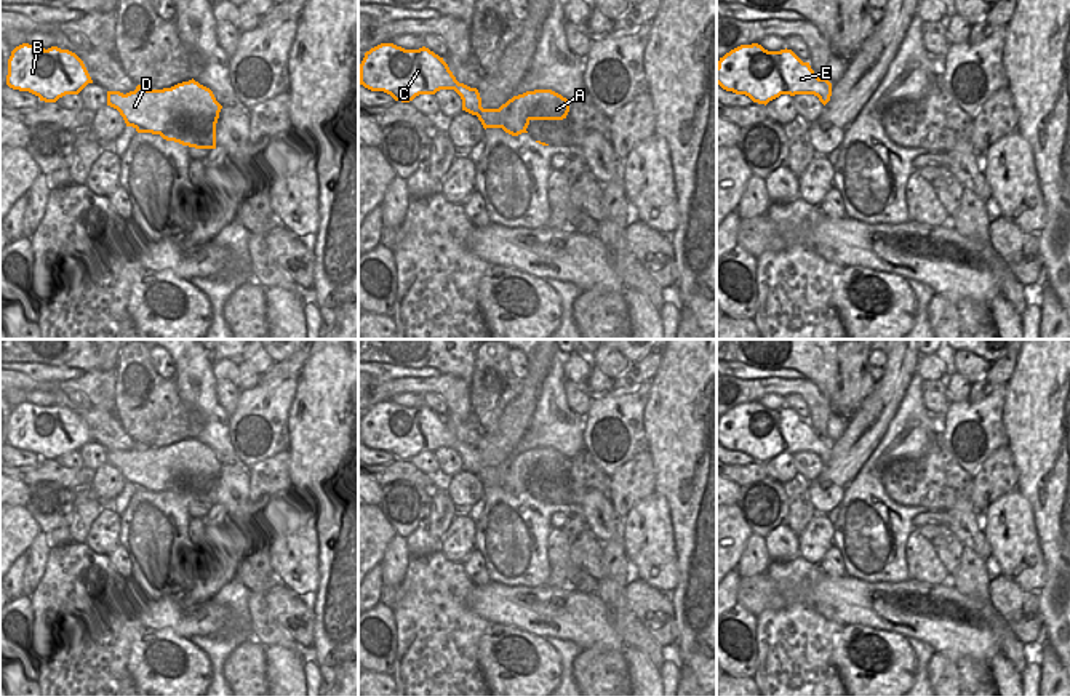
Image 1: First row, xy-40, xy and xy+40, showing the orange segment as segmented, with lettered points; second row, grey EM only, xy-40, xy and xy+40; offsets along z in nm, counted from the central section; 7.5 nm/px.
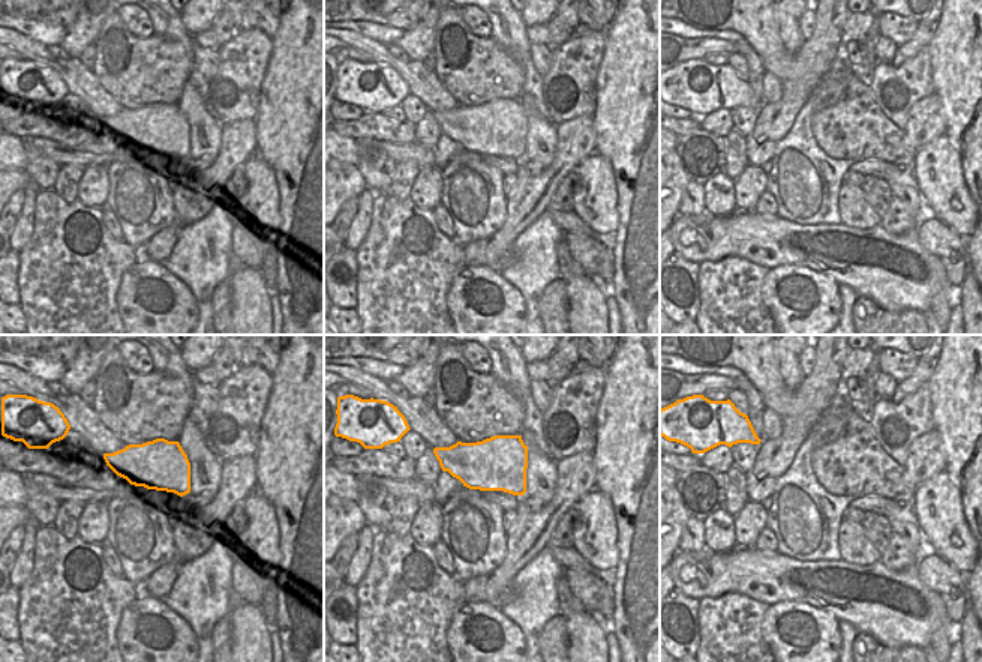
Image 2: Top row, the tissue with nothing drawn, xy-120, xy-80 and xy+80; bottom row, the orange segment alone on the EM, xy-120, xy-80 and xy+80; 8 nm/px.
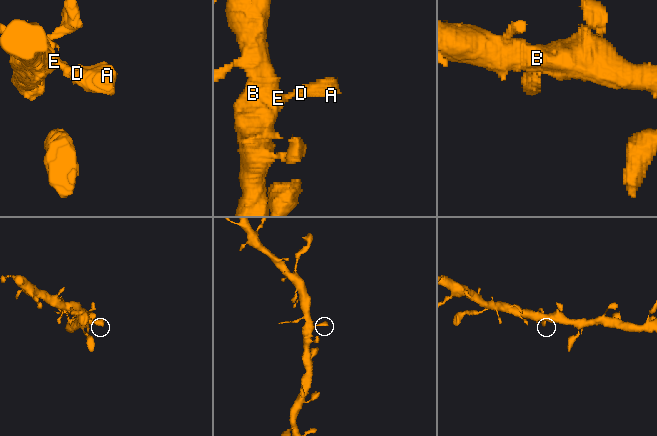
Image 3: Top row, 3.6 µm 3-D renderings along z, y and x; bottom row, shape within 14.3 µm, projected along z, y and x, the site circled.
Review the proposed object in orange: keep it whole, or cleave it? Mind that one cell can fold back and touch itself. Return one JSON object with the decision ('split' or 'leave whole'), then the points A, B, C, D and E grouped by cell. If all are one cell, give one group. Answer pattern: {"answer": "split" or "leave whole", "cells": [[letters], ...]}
{"answer": "leave whole", "cells": [["A", "B", "C", "D", "E"]]}

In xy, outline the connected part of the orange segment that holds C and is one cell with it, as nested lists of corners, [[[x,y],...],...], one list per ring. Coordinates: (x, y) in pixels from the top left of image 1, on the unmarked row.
[[[381,402],[371,406],[360,422],[360,443],[401,461],[454,448],[462,458],[462,469],[477,474],[485,488],[502,486],[512,494],[528,491],[531,478],[563,478],[569,470],[569,459],[552,448],[526,450],[499,467],[483,467],[478,448],[459,442],[443,416],[425,405],[405,408]]]

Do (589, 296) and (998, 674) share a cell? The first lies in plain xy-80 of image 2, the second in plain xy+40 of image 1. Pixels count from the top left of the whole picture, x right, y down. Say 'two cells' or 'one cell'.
one cell

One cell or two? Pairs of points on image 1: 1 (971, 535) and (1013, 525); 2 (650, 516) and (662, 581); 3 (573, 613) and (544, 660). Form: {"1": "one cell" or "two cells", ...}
{"1": "two cells", "2": "one cell", "3": "two cells"}

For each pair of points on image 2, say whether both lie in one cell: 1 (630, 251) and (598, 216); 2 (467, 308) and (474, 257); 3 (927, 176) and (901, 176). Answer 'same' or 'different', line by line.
1: different
2: different
3: different

